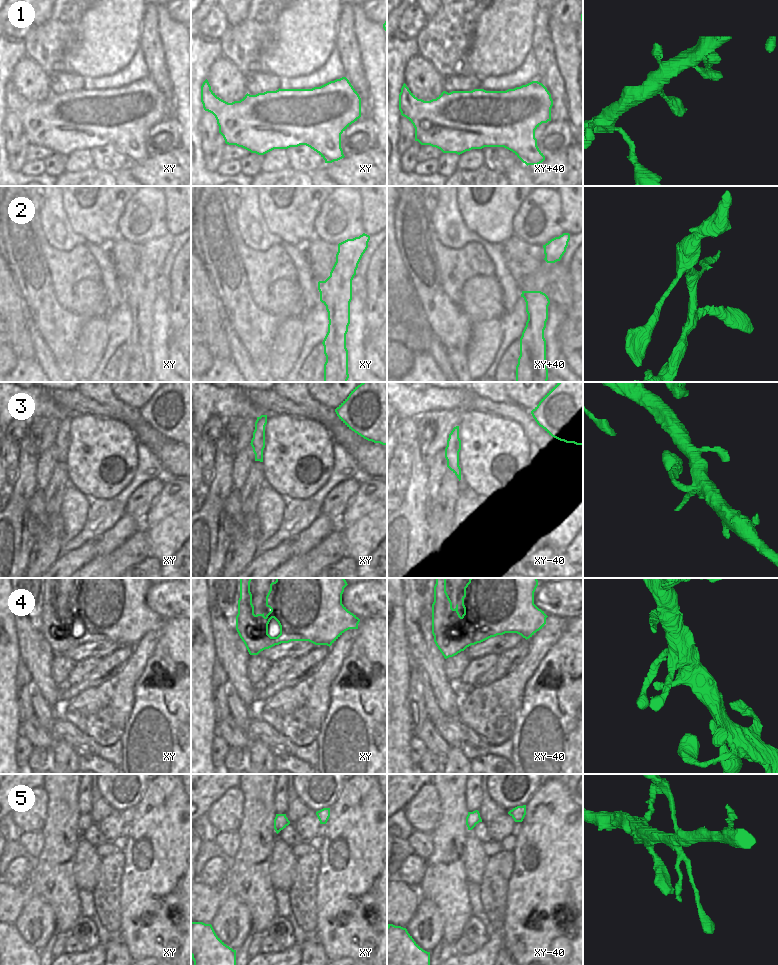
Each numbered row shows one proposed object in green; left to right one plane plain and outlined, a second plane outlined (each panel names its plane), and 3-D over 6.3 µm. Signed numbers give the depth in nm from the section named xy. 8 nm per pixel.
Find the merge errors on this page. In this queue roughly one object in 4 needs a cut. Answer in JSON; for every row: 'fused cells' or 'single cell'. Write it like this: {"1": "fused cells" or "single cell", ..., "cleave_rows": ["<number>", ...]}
{"1": "single cell", "2": "single cell", "3": "single cell", "4": "single cell", "5": "single cell", "cleave_rows": []}

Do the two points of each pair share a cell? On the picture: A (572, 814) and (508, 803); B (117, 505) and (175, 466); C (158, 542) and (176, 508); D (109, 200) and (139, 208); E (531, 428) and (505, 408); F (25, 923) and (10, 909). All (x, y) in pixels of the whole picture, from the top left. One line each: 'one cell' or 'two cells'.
A: two cells
B: two cells
C: one cell
D: two cells
E: one cell
F: two cells

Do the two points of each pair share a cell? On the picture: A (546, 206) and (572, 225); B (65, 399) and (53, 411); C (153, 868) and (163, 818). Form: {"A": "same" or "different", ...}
{"A": "different", "B": "different", "C": "same"}

